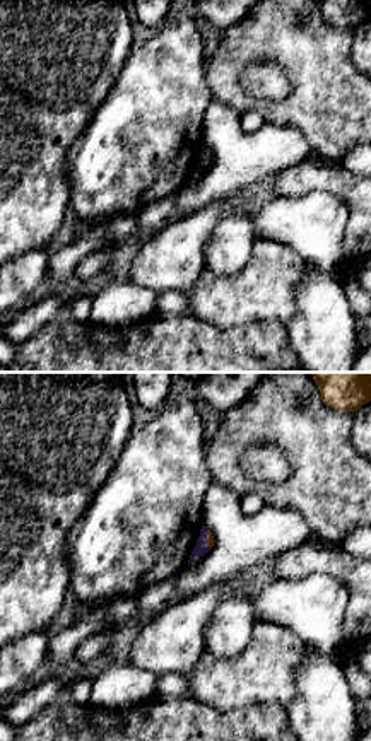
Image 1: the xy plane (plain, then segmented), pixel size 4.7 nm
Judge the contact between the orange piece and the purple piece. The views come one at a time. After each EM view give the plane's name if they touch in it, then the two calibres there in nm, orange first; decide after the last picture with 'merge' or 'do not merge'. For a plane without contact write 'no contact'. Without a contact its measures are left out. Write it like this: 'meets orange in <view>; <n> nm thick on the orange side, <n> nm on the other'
meets orange in xy; 30 nm thick on the orange side, 70 nm on the other

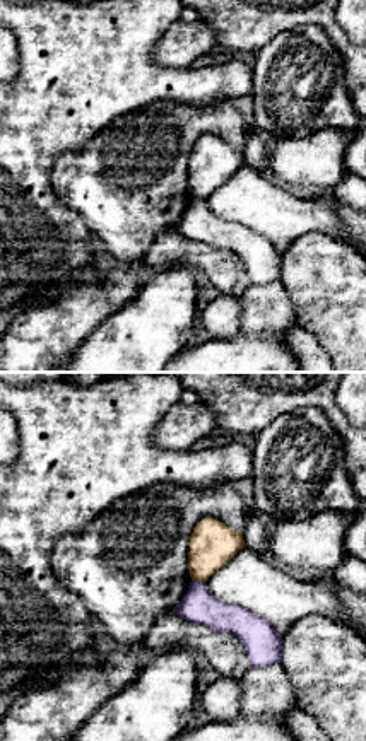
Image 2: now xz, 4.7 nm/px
meets orange in xz; 220 nm thick on the orange side, 170 nm on the other

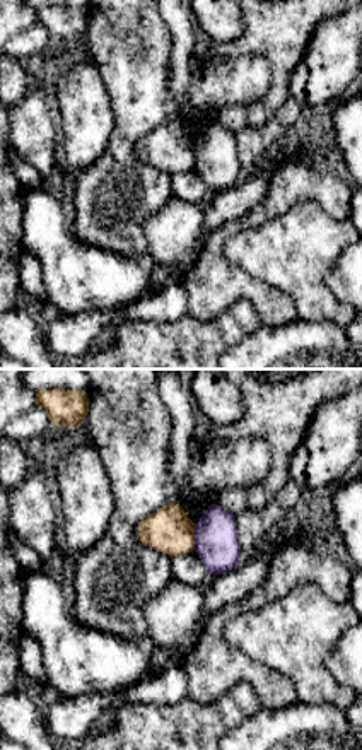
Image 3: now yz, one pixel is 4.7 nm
meets orange in yz; 220 nm thick on the orange side, 200 nm on the other

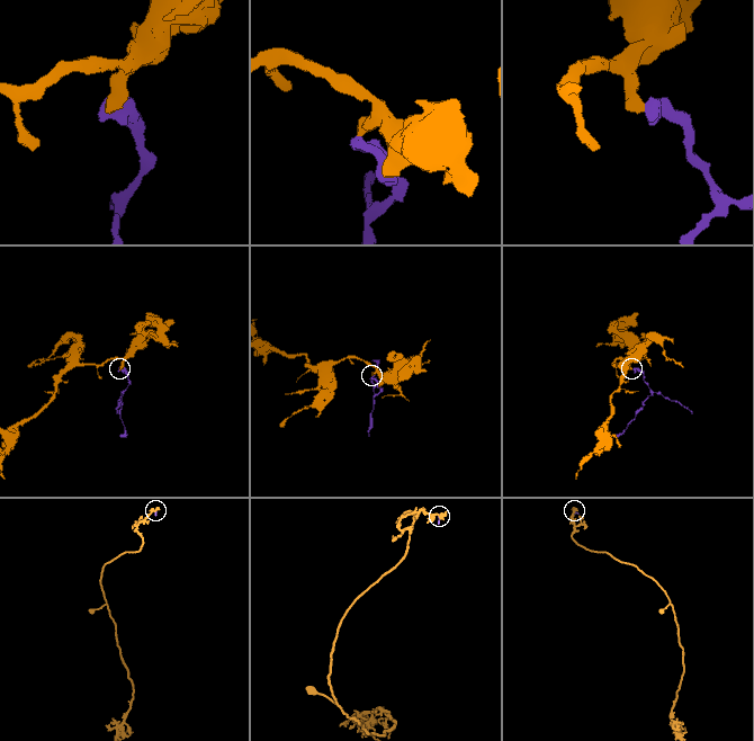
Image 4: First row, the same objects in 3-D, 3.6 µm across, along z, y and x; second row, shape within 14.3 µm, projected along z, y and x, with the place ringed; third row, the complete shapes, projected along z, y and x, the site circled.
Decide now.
do not merge

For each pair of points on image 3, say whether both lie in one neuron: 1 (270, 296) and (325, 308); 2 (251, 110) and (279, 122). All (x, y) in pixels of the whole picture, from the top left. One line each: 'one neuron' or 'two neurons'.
1: two neurons
2: two neurons

